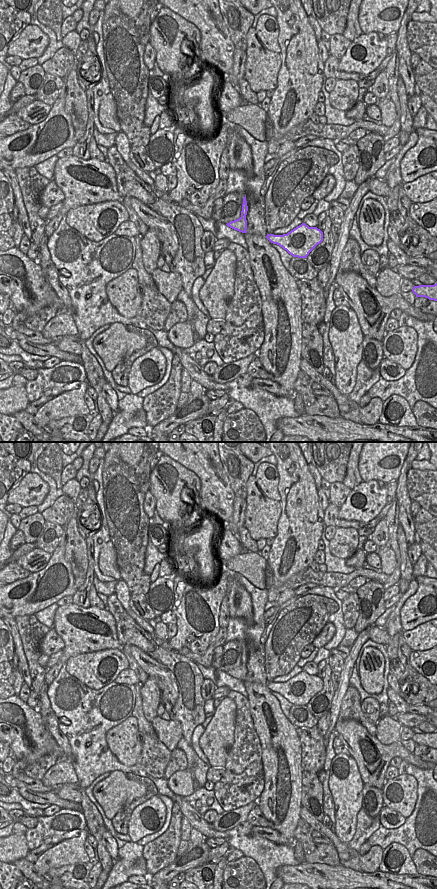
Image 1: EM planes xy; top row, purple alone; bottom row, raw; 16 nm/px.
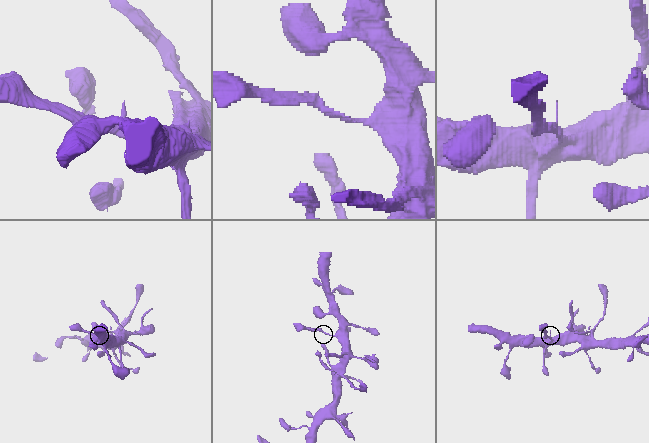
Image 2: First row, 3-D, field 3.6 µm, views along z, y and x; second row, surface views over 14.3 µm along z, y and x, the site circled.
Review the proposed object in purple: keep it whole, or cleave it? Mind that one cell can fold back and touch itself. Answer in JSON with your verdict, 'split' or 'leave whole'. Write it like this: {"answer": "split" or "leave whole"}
{"answer": "leave whole"}

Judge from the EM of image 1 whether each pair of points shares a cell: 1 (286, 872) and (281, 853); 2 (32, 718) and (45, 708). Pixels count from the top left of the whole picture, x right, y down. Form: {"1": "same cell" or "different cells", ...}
{"1": "different cells", "2": "different cells"}

